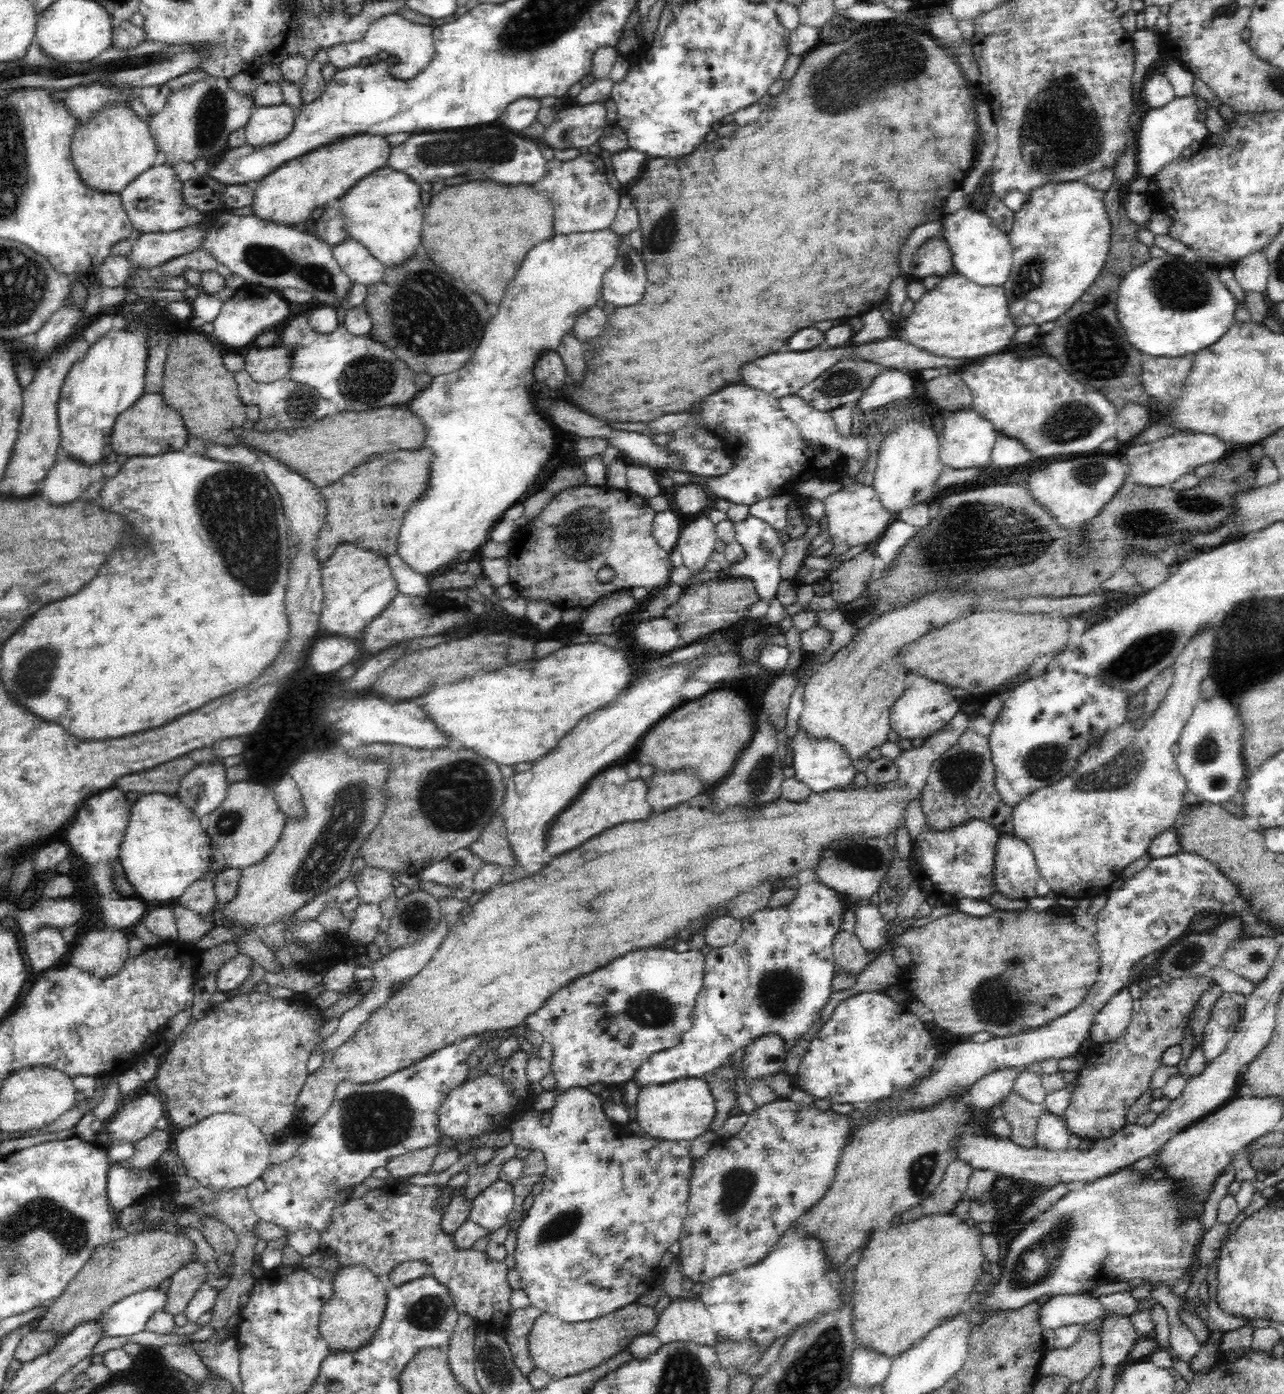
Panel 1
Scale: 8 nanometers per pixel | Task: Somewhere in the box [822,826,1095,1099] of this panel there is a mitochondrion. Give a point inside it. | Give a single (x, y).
(995, 1001)

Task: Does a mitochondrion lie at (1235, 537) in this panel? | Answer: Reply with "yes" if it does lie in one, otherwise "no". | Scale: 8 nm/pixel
no

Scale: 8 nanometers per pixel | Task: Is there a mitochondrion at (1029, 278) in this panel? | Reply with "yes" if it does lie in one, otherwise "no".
yes

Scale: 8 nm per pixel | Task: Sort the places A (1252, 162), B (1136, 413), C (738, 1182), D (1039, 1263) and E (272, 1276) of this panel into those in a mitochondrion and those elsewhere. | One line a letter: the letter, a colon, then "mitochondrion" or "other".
A: other
B: other
C: mitochondrion
D: mitochondrion
E: other

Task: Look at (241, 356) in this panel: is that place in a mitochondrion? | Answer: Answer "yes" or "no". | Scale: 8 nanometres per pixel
no

